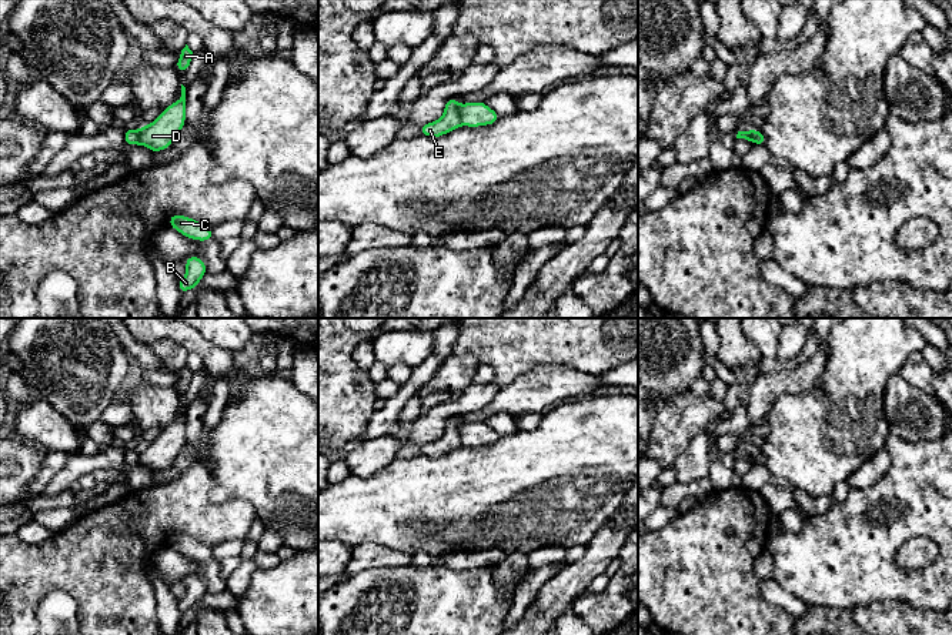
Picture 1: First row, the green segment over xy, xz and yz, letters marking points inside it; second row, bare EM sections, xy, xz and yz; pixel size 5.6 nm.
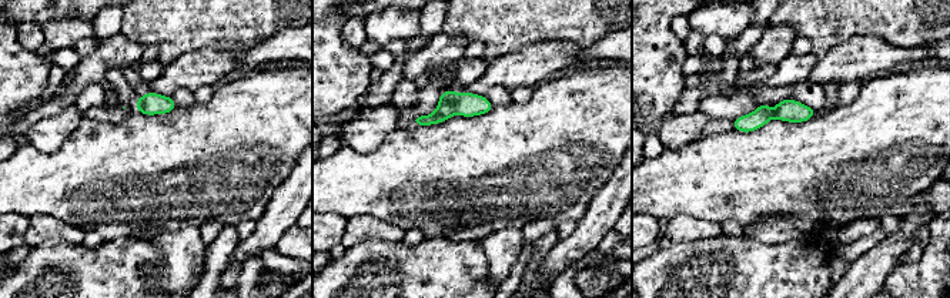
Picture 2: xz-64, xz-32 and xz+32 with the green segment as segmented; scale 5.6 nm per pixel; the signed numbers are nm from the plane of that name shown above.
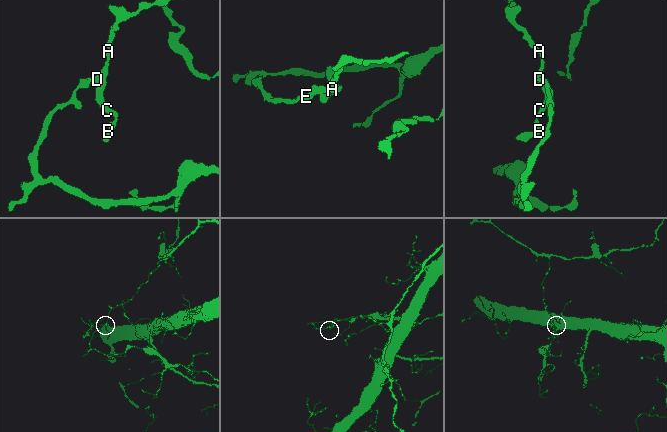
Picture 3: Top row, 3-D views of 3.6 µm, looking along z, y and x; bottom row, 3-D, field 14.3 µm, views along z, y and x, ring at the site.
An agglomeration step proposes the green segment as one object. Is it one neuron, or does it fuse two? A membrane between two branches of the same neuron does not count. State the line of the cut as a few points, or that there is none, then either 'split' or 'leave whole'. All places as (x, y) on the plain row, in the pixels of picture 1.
xz (458, 425), (458, 437), (463, 444) | split

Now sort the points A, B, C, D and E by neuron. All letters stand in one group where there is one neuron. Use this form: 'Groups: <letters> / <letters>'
Groups: A B C D / E

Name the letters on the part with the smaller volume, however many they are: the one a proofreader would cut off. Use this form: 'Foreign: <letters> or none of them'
Foreign: E

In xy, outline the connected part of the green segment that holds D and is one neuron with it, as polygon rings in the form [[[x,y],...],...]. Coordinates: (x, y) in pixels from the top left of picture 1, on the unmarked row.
[[[181,404],[181,417],[160,435],[140,448],[138,462],[153,472],[168,468],[186,444],[186,407]]]

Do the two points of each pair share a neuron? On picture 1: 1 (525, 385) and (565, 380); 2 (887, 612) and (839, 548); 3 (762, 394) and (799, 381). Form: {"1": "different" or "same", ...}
{"1": "same", "2": "different", "3": "same"}

